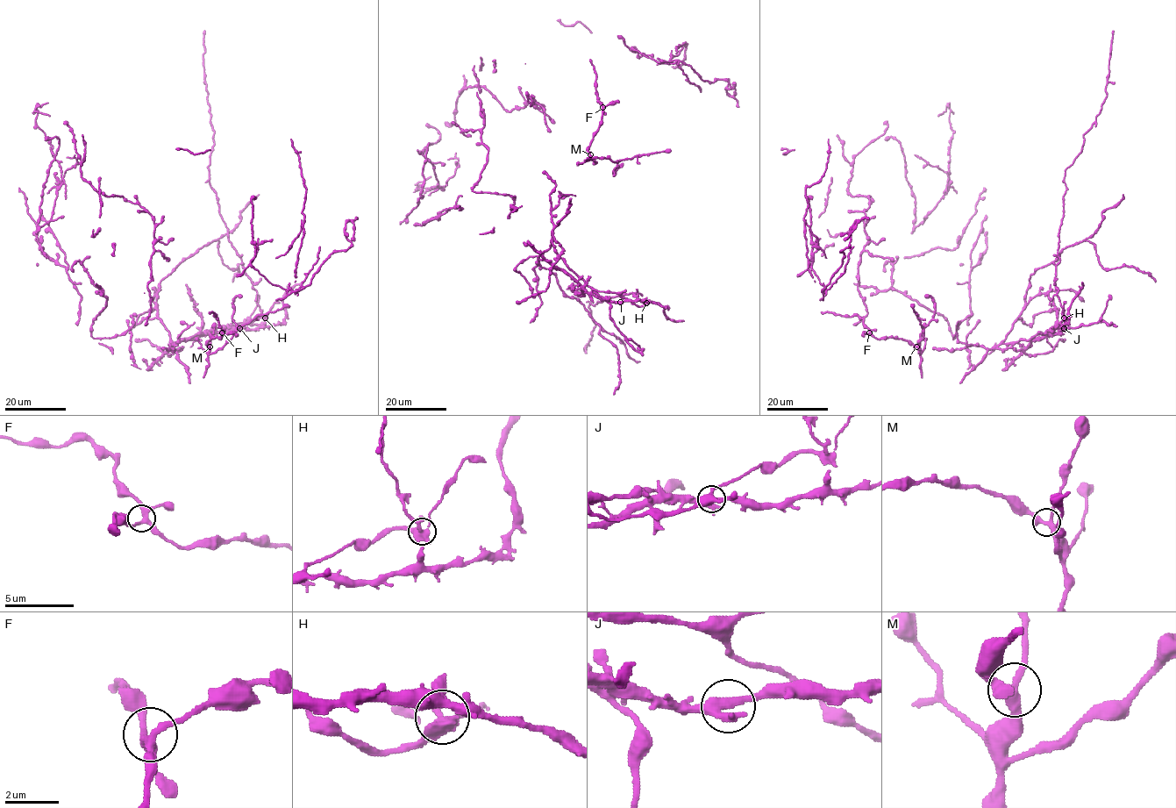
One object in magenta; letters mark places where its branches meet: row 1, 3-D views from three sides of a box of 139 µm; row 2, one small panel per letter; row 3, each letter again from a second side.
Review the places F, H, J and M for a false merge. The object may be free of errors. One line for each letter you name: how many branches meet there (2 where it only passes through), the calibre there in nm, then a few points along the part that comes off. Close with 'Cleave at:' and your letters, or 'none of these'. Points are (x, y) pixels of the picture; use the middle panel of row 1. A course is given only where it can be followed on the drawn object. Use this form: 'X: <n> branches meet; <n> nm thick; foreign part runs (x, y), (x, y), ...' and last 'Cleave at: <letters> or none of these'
H: 4 branches meet; 400 nm thick; foreign part runs (646, 302), (632, 293), (590, 302), (595, 324), (586, 351)
Cleave at: H

